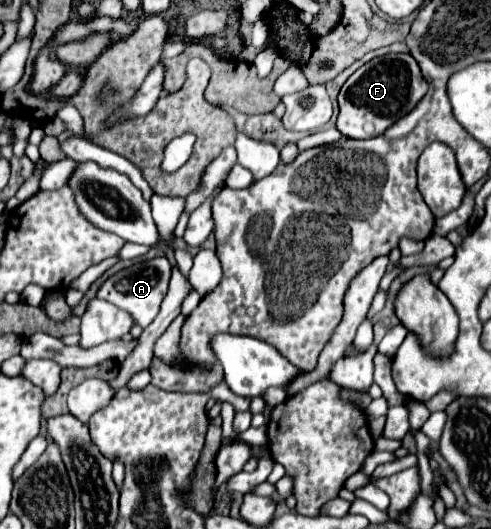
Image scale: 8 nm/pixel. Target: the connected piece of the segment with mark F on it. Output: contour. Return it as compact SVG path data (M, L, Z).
M386 54L374 58L358 68L342 86L338 94L340 114L336 128L346 138L374 138L380 136L394 122L410 114L414 106L424 98L428 82L422 76L422 70L410 54Z

